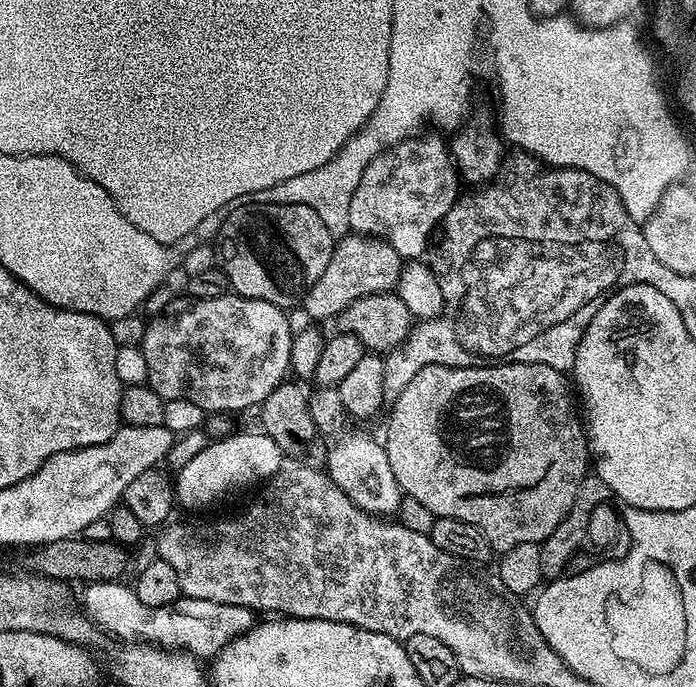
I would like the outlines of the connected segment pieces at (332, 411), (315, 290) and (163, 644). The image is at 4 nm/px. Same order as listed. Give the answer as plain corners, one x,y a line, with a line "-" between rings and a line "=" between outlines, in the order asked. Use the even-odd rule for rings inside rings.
317,387
309,395
310,418
314,418
317,433
324,436
324,444
328,447
328,477
337,484
364,512
381,518
392,518
400,511
402,493
398,482
394,478
394,470
390,470
390,458
386,454
383,443
372,436
358,432
350,423
347,410
342,406
339,387
=
349,234
333,247
330,262
326,270
322,270
322,278
318,278
318,282
314,282
314,286
310,286
310,290
304,295
302,309
312,319
309,321
331,321
342,310
346,310
350,302
358,302
358,298
393,291
400,281
401,267
402,257
398,250
394,250
394,246
371,236
=
98,580
87,585
84,592
84,605
82,611
97,629
105,628
116,636
121,636
124,642
143,642
157,648
179,650
188,652
190,655
203,658
214,658
234,638
238,638
244,632
249,632
254,623
254,613
251,608
242,606
230,606
222,602
206,602
202,598
190,598
184,596
175,600
170,606
142,606
138,602
138,594
135,587
124,585
124,582
115,580

